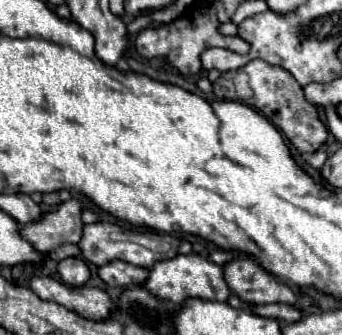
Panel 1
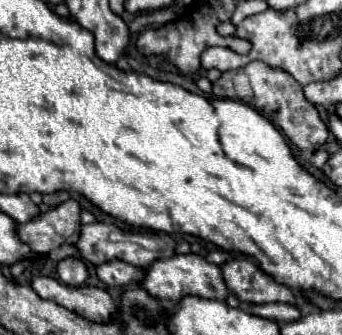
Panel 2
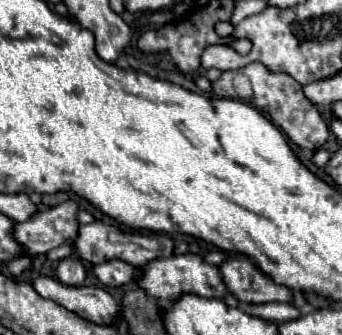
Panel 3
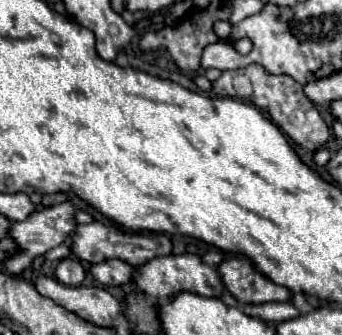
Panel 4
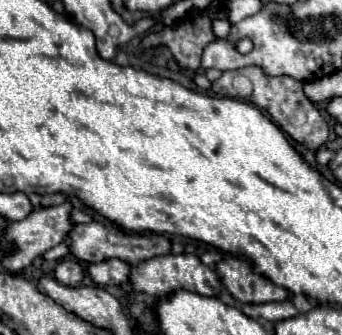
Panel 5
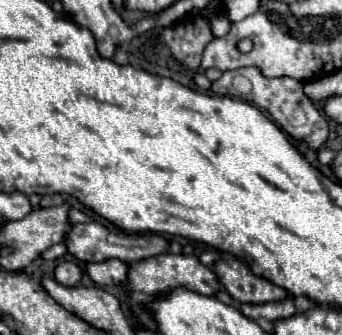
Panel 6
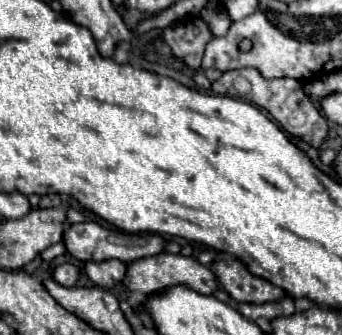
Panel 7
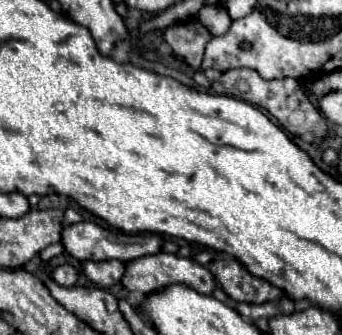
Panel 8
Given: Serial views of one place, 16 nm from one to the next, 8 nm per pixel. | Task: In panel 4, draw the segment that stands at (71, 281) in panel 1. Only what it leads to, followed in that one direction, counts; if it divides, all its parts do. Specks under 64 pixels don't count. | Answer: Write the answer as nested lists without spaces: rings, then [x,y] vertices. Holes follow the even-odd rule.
[[[64,258],[56,266],[56,278],[68,286],[80,286],[86,278],[86,270],[78,258]]]

